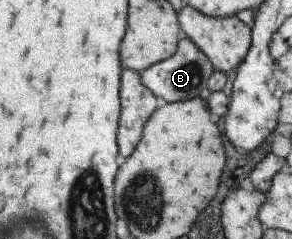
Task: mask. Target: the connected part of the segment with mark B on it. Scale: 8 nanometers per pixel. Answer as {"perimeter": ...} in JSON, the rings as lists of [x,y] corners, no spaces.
{"perimeter":[[[181,36],[177,45],[177,52],[173,56],[160,61],[158,64],[150,65],[150,68],[140,73],[141,82],[144,83],[146,89],[150,93],[154,93],[154,96],[158,97],[163,103],[186,101],[186,99],[199,96],[200,91],[206,88],[208,77],[213,73],[210,61],[186,36]]]}

